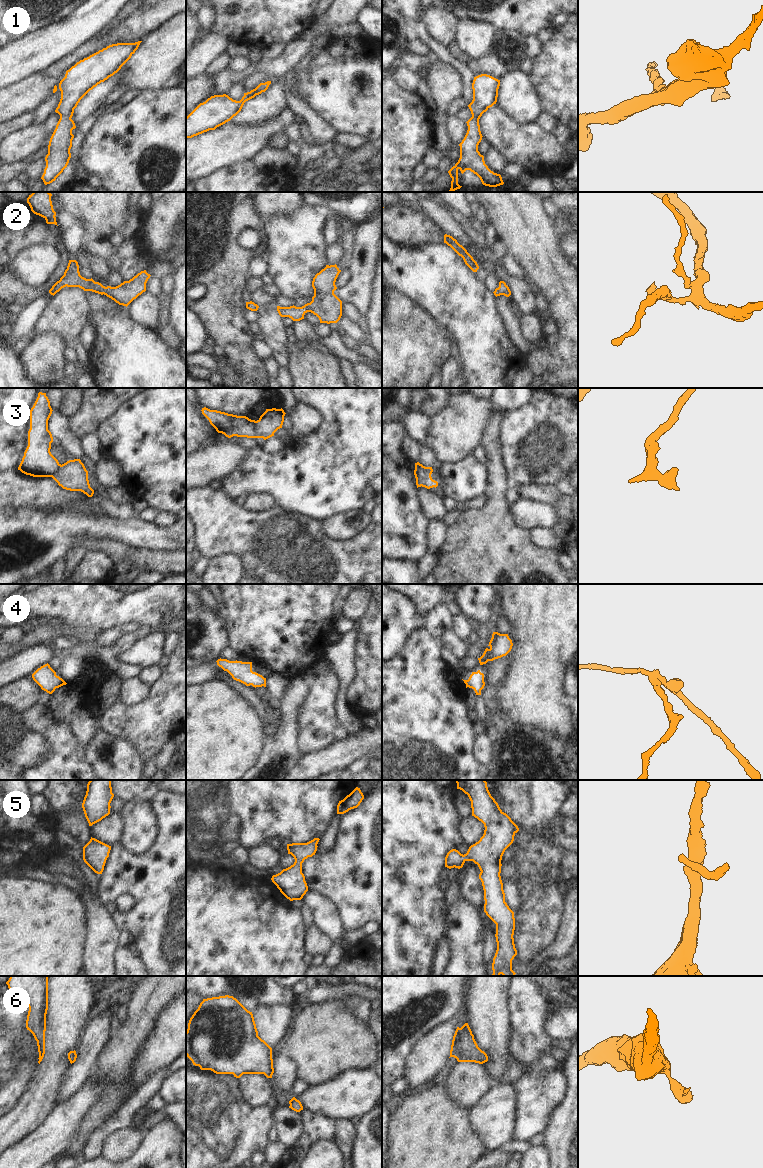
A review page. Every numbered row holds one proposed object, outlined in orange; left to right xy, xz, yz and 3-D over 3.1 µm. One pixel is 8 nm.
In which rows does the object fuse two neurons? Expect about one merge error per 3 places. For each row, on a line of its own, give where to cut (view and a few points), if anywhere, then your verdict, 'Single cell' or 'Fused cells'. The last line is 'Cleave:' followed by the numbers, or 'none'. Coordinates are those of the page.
1: No split. Single cell
2: No split. Single cell
3: Split along yz (415, 467), (432, 470). Fused cells
4: No split. Single cell
5: No split. Single cell
6: No split. Single cell
Cleave: 3

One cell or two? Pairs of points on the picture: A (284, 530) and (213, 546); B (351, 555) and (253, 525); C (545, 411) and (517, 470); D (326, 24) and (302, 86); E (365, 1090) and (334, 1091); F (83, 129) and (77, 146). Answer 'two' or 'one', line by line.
A: one
B: one
C: one
D: two
E: one
F: one

